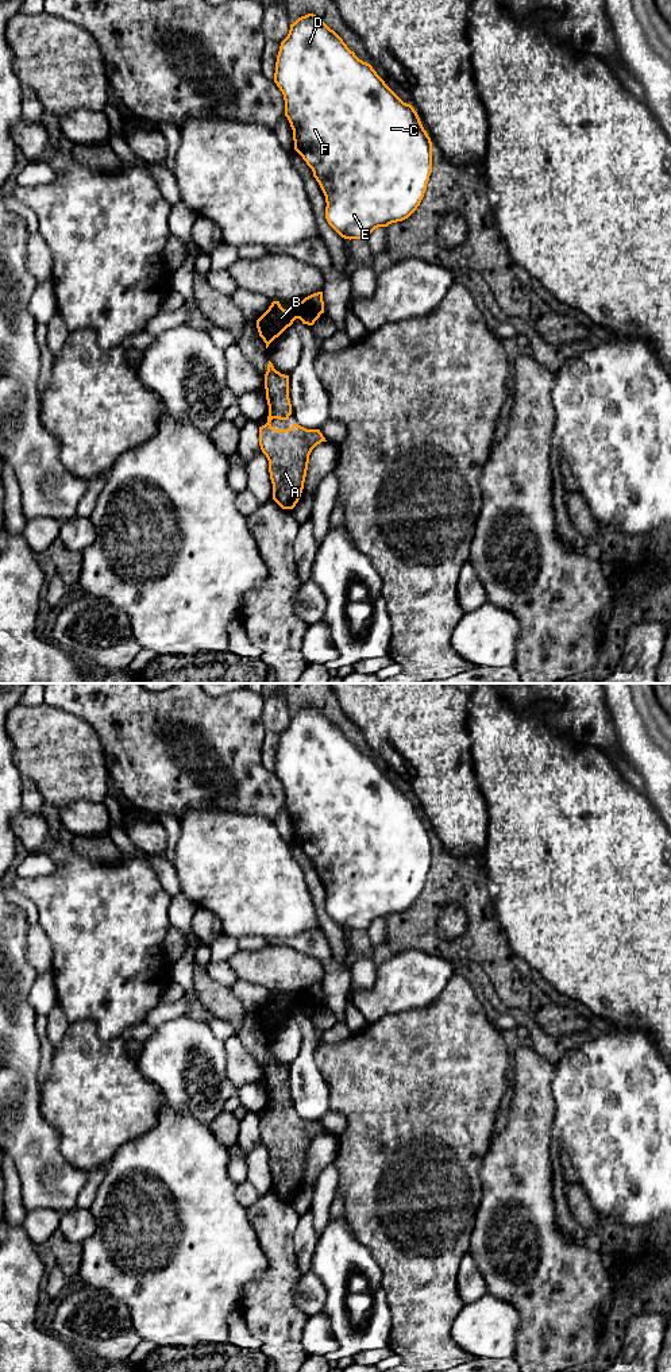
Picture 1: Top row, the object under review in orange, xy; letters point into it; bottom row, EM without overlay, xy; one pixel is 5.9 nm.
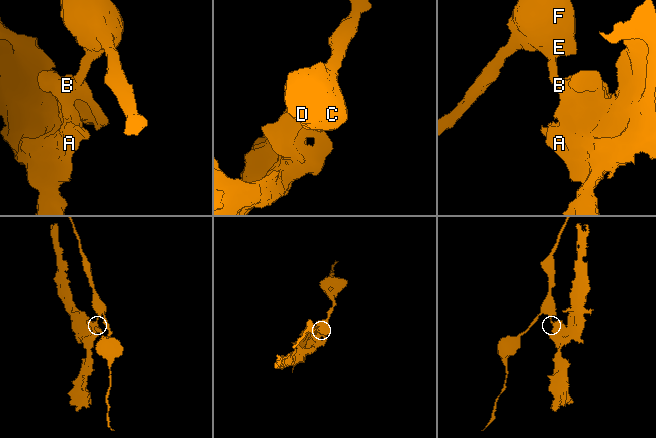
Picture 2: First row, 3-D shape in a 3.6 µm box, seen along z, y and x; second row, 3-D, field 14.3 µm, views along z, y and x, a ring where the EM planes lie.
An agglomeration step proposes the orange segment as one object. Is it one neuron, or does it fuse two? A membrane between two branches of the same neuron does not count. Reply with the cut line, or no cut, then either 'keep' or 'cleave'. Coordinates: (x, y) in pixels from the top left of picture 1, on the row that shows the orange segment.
cut xy (303, 300), (319, 315); cleave

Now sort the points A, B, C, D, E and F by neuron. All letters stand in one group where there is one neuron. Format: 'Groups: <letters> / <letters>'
Groups: A B / C D E F

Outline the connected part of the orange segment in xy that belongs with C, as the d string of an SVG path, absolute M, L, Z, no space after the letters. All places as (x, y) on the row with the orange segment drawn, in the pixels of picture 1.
M313 14L298 18L281 42L274 82L285 100L294 150L312 169L325 196L325 219L344 239L367 239L378 227L408 219L420 205L432 173L432 142L410 104L404 103L359 59L343 39Z

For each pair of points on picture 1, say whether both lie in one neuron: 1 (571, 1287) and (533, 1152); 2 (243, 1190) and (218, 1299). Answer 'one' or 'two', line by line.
1: one
2: two

